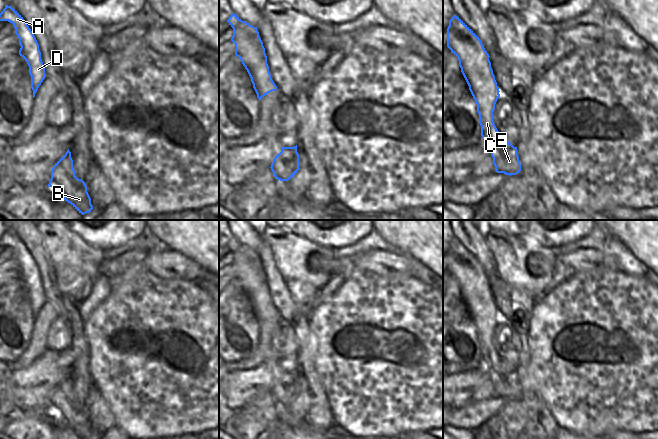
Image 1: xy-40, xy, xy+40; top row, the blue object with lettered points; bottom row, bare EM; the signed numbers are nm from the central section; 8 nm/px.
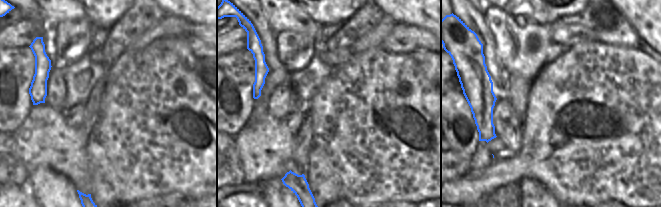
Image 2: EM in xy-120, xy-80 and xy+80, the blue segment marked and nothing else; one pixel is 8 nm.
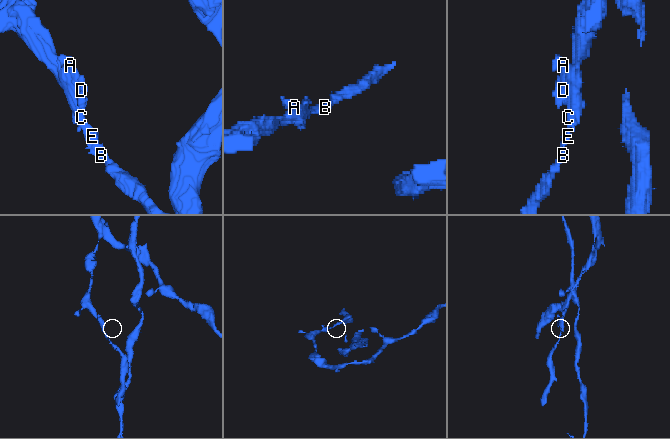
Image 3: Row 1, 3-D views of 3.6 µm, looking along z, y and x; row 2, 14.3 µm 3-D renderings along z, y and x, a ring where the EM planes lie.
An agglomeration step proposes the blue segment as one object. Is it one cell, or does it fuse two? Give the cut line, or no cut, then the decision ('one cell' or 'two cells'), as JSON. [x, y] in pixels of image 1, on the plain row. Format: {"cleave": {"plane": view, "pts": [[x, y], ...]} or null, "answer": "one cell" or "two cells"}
{"cleave": null, "answer": "one cell"}

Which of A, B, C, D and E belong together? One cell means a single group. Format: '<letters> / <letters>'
A B C D E

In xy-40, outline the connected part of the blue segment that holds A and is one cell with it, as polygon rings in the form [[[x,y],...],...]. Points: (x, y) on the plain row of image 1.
[[[5,229],[5,232],[0,237],[0,245],[8,245],[15,252],[15,258],[19,262],[19,268],[21,270],[19,279],[29,290],[34,322],[39,310],[46,301],[39,268],[23,241],[11,230]]]

